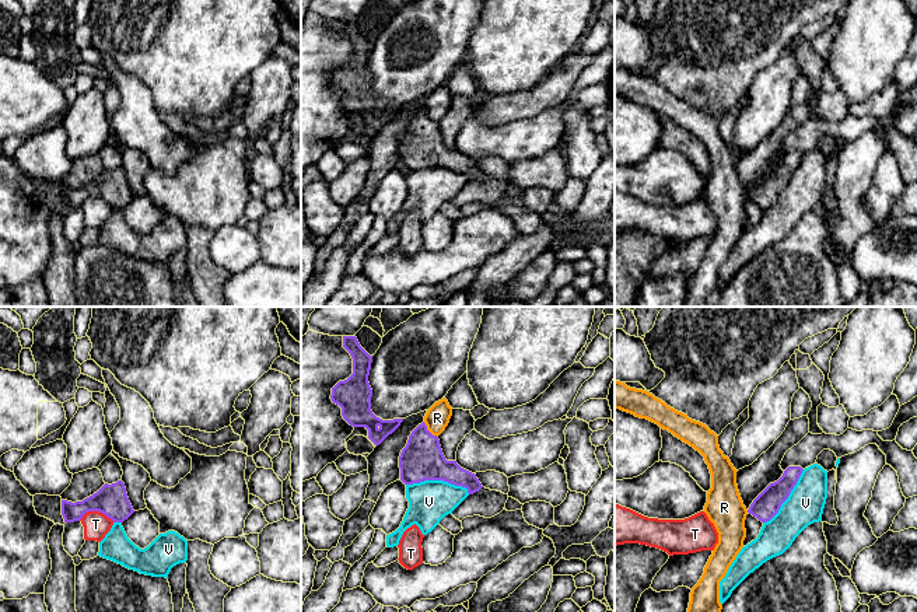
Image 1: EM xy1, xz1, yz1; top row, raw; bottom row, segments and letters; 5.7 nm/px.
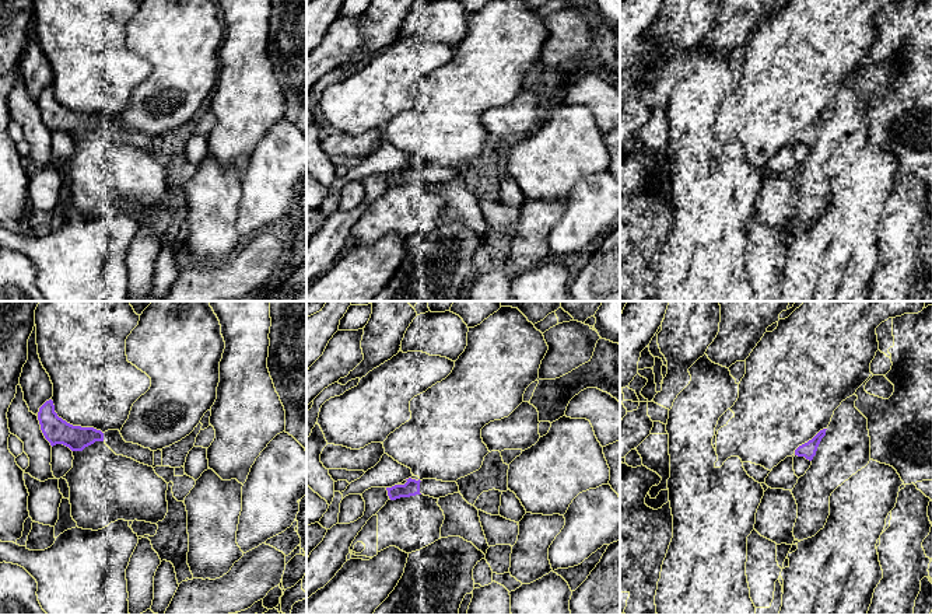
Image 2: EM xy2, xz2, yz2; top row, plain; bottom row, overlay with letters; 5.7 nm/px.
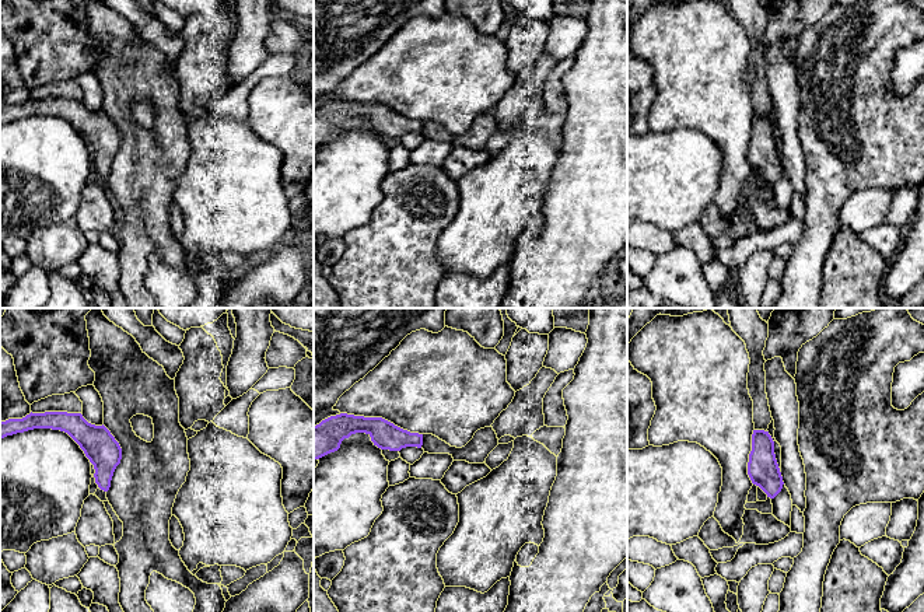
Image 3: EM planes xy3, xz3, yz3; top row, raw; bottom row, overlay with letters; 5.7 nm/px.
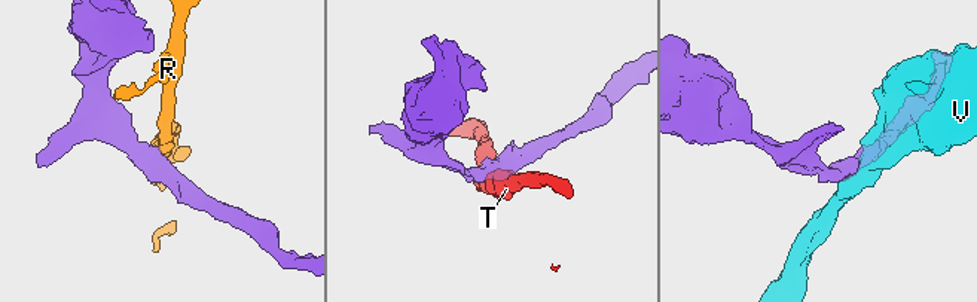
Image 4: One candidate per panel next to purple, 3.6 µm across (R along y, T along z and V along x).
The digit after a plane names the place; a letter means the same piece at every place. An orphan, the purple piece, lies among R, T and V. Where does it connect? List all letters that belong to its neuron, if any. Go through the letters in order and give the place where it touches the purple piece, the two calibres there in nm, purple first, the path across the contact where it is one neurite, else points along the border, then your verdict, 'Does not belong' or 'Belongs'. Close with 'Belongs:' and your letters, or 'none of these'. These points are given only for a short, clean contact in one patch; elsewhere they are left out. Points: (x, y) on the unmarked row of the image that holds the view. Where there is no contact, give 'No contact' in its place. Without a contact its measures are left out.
R: Touches purple at xz1 (427, 116). Thickness 240 nm (purple) against 140 nm. Boundary: xz1 (423, 108), (437, 123). Does not belong
T: Touches purple at xy1 (97, 196). Thickness 180 nm (purple) against 150 nm. Boundary: xy1 (79, 206), (88, 198), (101, 198), (115, 207). Does not belong
V: Touches purple at xz1 (438, 165). Thickness 240 nm (purple) against 240 nm. Does not belong
Belongs: none of these

